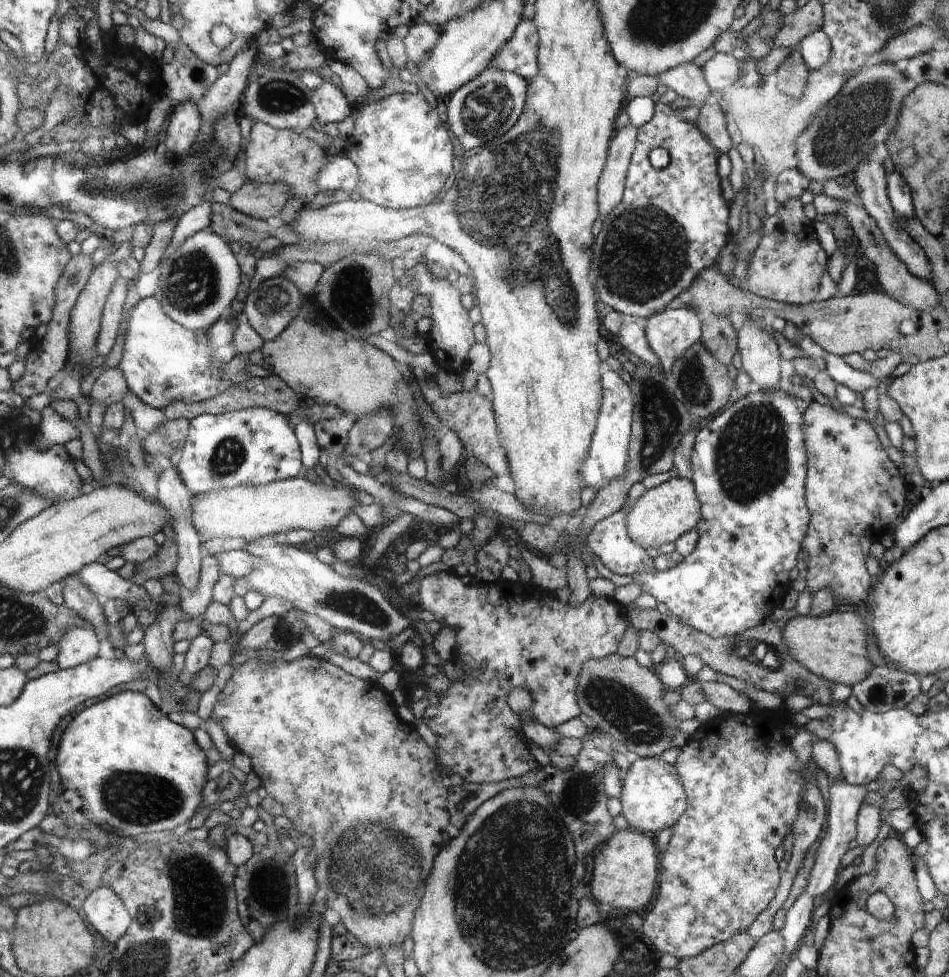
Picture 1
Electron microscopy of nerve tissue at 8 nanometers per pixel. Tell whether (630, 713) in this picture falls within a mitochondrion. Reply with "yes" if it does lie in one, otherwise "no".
yes

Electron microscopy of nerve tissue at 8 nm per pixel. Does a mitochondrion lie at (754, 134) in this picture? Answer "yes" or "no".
yes

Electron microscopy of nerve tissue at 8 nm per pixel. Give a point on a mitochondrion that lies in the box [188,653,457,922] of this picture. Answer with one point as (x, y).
(269, 882)

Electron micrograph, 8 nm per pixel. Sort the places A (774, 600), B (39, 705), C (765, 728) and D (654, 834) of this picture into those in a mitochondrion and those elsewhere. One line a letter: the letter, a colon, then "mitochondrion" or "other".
A: other
B: other
C: other
D: other

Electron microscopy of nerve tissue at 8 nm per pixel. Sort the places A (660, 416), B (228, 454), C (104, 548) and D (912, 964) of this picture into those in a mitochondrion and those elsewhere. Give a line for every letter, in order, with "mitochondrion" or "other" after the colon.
A: mitochondrion
B: mitochondrion
C: other
D: other

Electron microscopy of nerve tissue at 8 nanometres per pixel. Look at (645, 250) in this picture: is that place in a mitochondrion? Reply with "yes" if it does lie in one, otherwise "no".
yes

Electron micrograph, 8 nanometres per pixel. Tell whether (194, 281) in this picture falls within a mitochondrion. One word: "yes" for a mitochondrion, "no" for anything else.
yes

